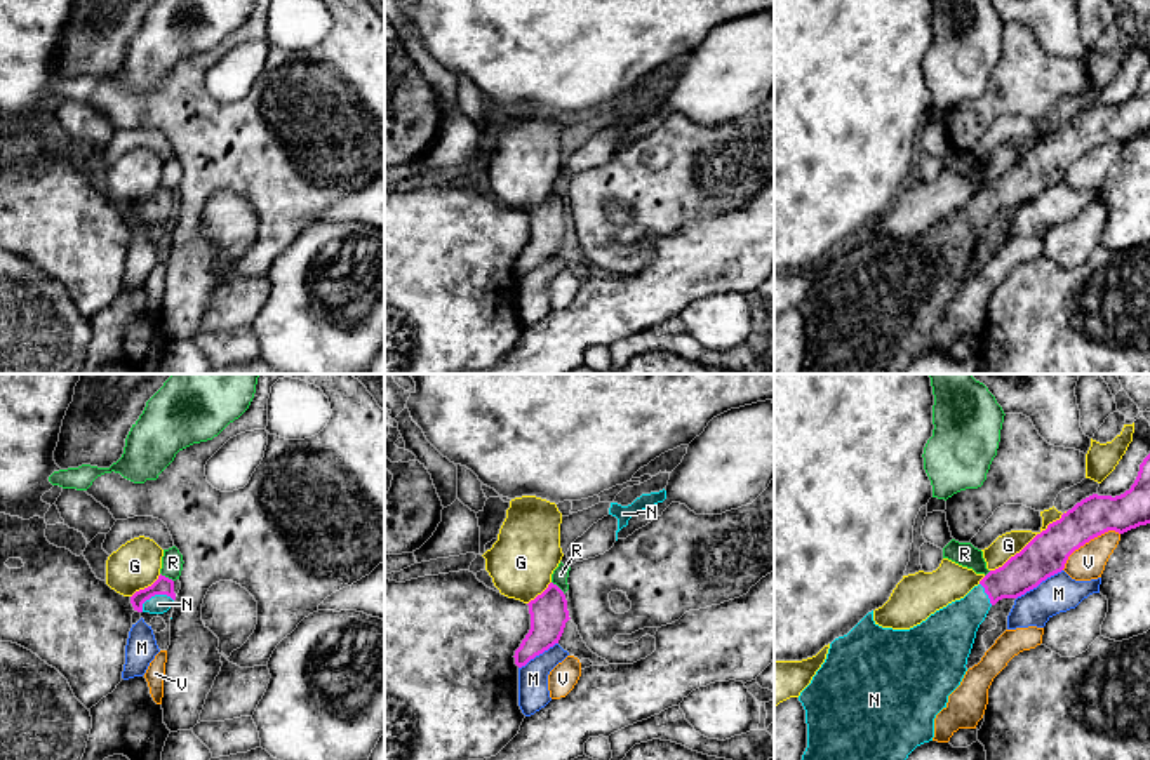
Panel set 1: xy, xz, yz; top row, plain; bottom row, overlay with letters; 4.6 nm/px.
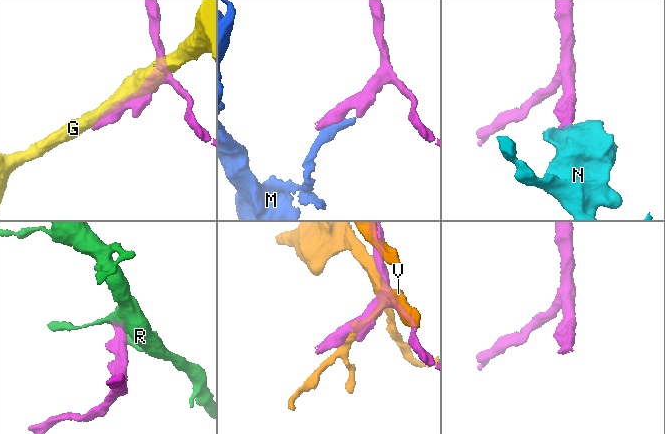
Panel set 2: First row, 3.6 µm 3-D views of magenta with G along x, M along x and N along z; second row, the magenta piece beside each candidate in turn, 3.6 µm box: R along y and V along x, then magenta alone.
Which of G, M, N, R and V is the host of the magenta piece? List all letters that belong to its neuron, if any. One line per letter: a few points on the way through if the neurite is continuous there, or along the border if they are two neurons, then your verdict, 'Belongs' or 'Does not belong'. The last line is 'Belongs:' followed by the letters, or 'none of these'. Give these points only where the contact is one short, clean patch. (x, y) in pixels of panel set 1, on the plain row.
G: Does not belong
M: Boundary: yz (1062, 180), (1016, 209). Does not belong
N: Path across: xy (162, 195), (153, 206), (159, 214). Belongs
R: Does not belong
V: Does not belong
Belongs: N

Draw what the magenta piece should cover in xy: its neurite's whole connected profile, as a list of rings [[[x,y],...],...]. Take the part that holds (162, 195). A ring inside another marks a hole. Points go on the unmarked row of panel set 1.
[[[162,184],[151,197],[136,202],[130,207],[134,221],[150,224],[167,223],[174,216],[174,210],[174,191]]]

